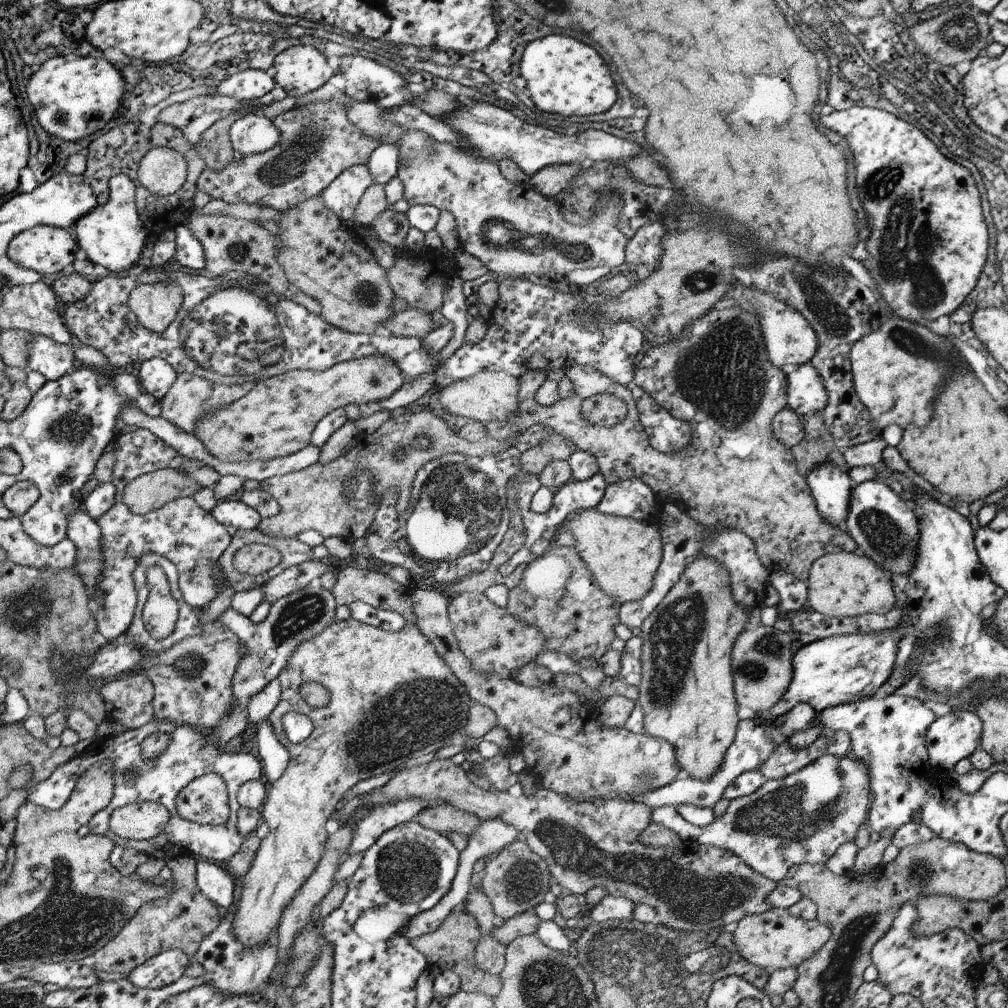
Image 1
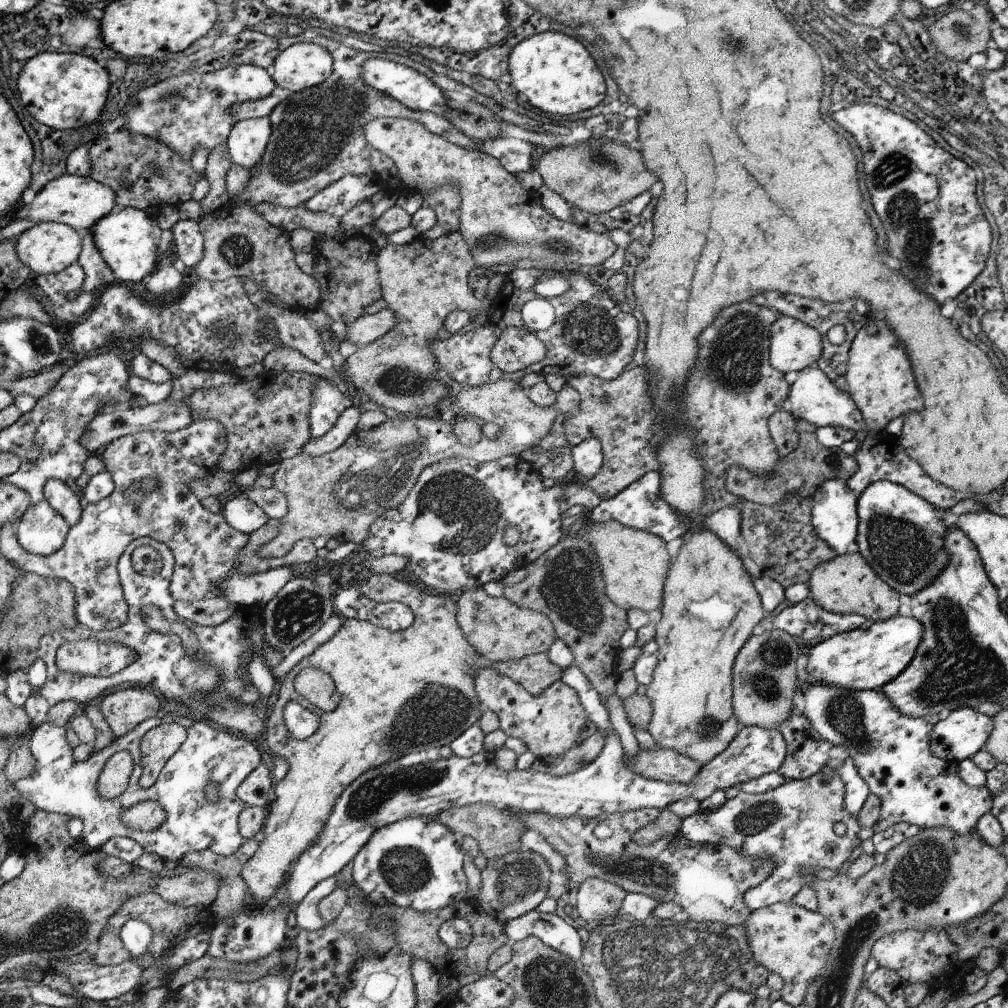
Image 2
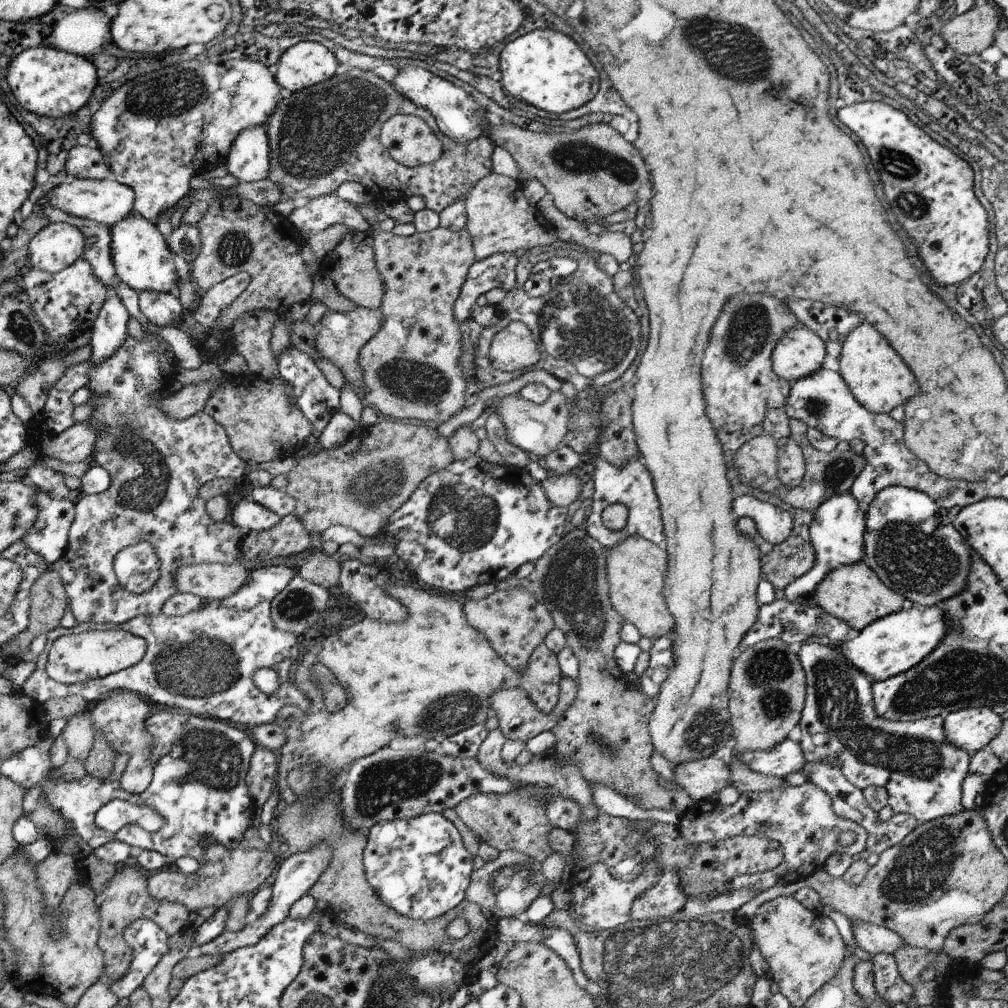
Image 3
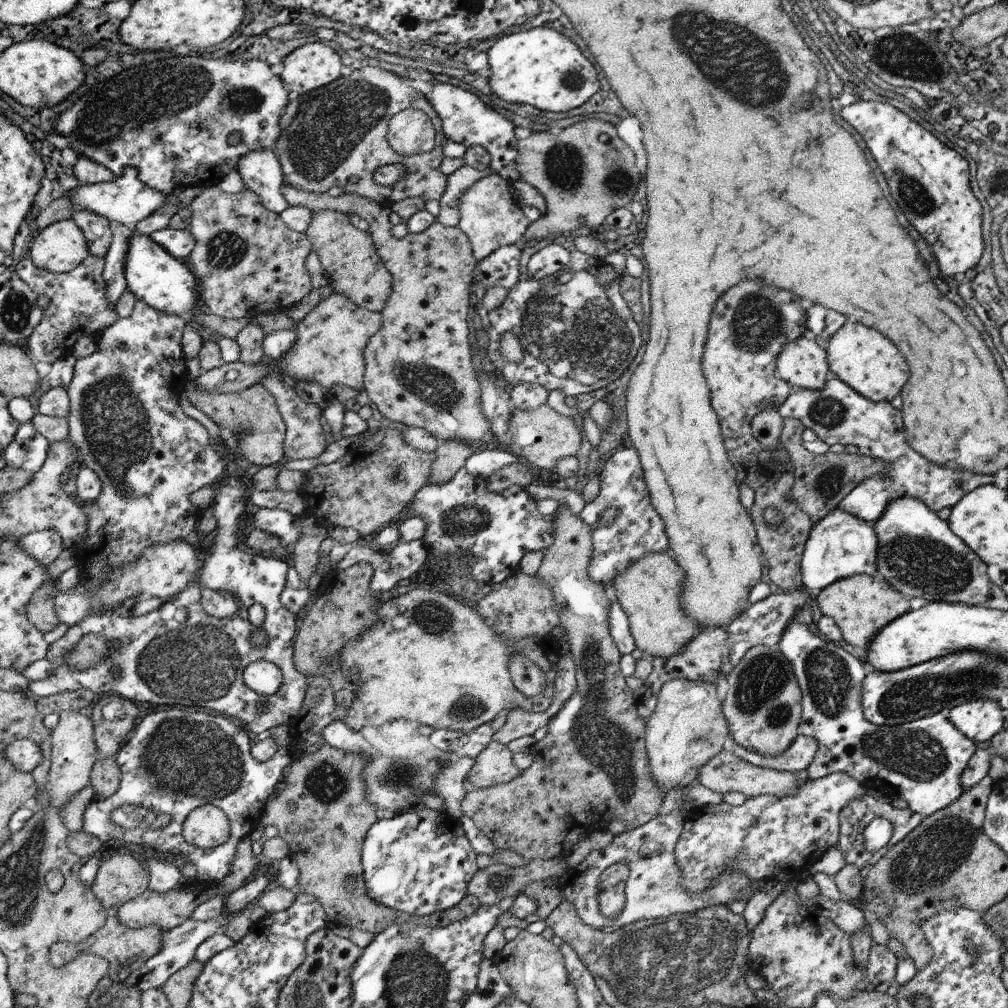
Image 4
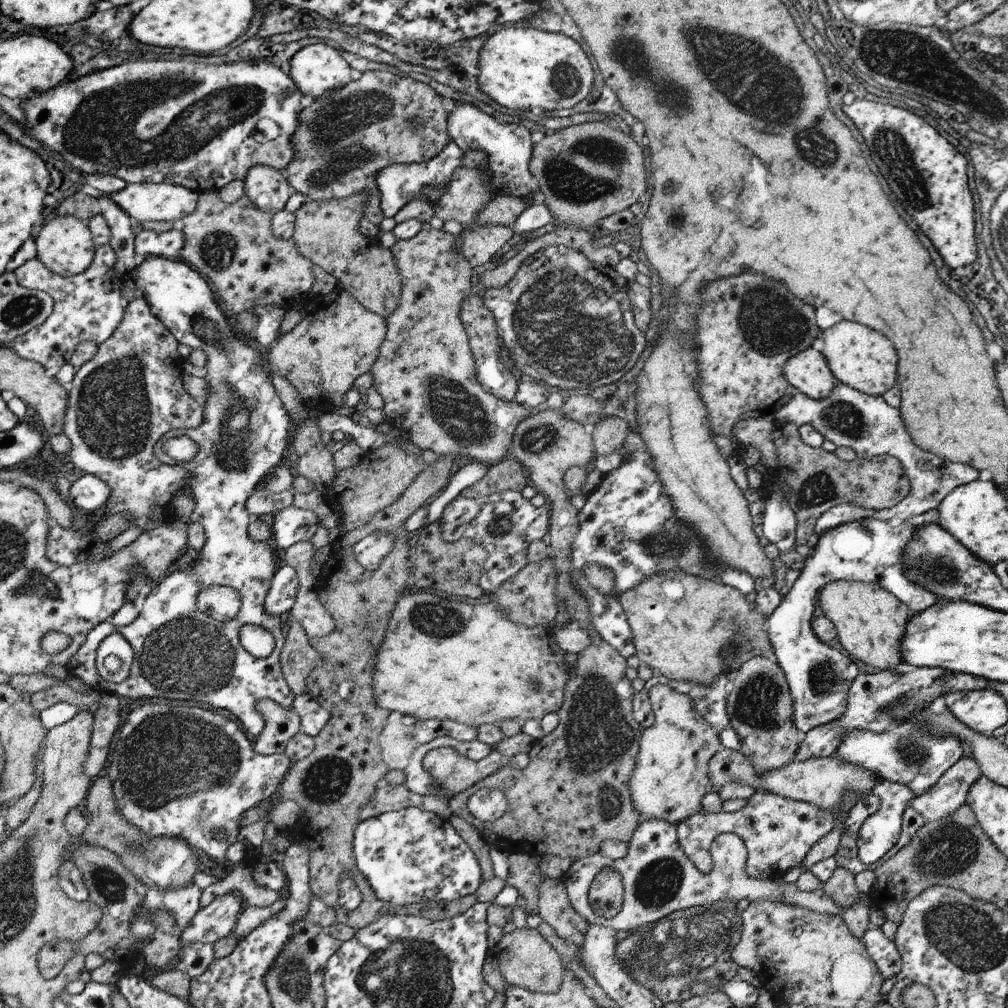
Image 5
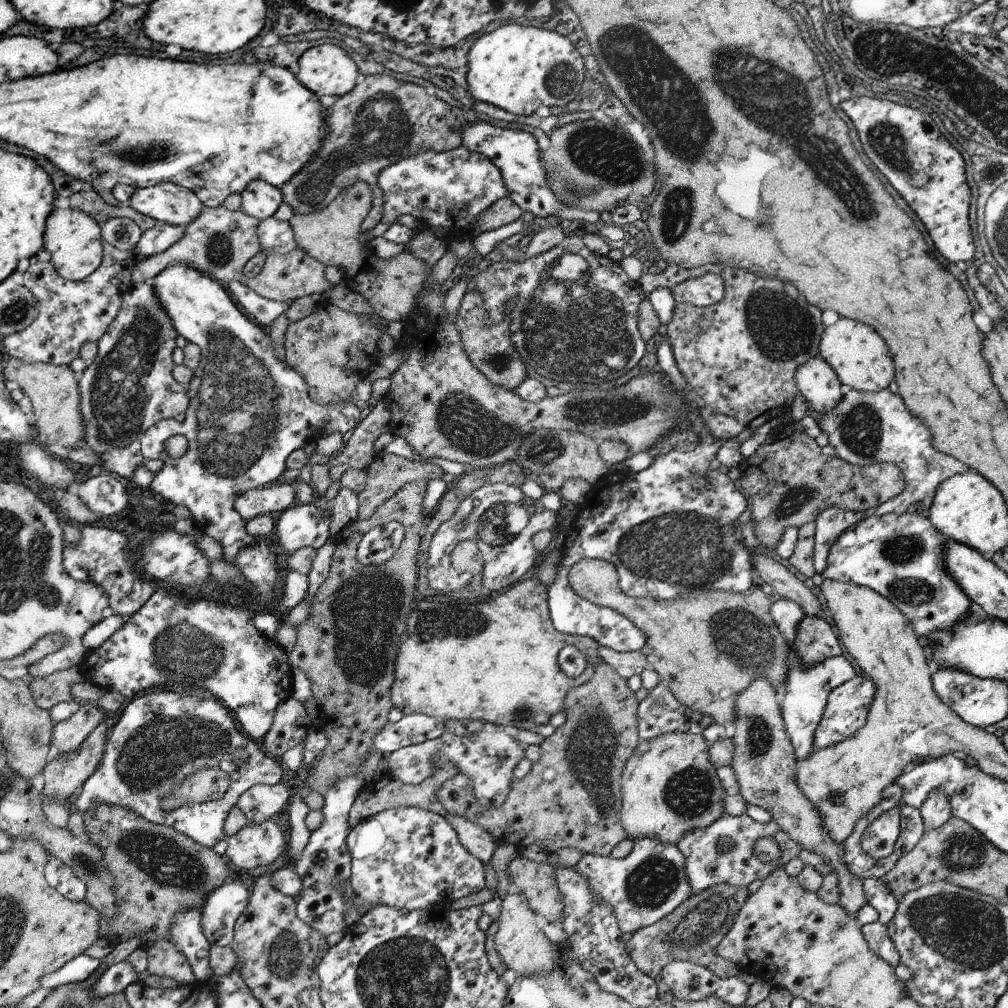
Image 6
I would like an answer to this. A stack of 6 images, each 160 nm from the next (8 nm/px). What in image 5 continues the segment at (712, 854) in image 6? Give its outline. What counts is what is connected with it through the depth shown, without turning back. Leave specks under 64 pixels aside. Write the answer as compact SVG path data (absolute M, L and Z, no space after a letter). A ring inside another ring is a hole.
M756 791L747 804L734 812L700 810L677 824L677 842L691 863L706 874L711 871L712 841L724 833L739 836L747 848L747 873L753 879L778 879L787 870L800 865L808 851L835 826L832 811L804 800L787 799L772 793Z

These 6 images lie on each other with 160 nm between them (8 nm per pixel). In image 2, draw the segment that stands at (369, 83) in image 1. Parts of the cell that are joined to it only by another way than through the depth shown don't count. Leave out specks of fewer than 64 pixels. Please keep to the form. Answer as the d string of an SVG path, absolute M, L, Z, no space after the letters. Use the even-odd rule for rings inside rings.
M382 58L366 60L362 64L362 74L360 76L364 84L369 85L378 92L394 97L413 111L430 111L443 116L444 111L447 111L447 104L450 103L450 100L443 96L441 89L426 76L422 76L422 73L418 74L412 68L406 68L405 65L394 64L394 62L382 60Z

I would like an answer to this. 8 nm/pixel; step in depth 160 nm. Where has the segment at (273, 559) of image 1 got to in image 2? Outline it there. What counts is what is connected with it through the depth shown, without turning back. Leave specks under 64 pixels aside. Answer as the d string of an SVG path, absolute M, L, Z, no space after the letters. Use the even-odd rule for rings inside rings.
M499 378L487 382L482 386L463 387L455 396L455 401L465 414L478 418L484 418L488 422L494 422L500 427L501 433L498 439L491 440L484 436L480 442L471 445L476 448L476 456L471 459L485 463L495 461L506 455L519 455L526 449L538 449L540 439L552 431L554 422L561 417L556 406L539 407L529 399L529 396L518 383L513 380ZM399 416L387 418L380 426L367 431L355 430L348 440L336 450L319 457L311 457L302 452L295 457L284 459L275 472L274 487L287 497L289 511L278 526L278 536L258 550L260 558L279 558L288 552L301 539L312 541L320 536L337 537L345 541L357 541L364 544L371 532L370 524L390 508L396 508L407 500L415 488L424 467L440 461L460 457L466 452L448 421L432 416Z

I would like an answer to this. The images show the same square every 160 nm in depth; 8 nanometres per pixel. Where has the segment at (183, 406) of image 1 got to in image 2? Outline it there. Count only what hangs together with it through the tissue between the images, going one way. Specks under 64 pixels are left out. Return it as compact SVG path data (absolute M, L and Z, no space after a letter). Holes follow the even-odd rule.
M188 369L172 380L172 390L167 400L186 402L198 389L213 389L224 385L232 386L238 379L239 377L228 373Z

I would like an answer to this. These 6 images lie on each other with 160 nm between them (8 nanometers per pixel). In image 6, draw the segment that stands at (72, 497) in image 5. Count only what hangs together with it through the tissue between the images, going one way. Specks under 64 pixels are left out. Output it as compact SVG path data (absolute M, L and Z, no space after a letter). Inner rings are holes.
M102 474L84 479L74 492L90 512L100 516L117 515L130 502L128 482L114 474Z

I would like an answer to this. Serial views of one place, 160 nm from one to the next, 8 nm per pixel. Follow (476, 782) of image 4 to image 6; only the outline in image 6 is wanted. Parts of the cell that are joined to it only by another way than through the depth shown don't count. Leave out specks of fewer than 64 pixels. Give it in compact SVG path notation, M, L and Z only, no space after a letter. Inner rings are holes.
M448 757L438 759L437 764L439 766L438 771L417 785L407 785L390 776L386 776L379 782L375 781L372 784L364 785L349 812L348 822L351 828L356 827L363 820L370 819L372 815L378 815L379 812L398 807L420 807L446 817L449 812L444 808L441 800L438 800L436 793L447 780L453 779L459 773L459 770Z

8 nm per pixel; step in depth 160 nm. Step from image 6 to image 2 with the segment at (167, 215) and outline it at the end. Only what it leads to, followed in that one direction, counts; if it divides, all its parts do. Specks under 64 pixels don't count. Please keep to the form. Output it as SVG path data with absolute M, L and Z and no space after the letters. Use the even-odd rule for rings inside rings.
M66 172L47 182L35 194L31 203L21 205L15 212L15 218L34 224L48 221L64 223L82 233L83 230L90 230L96 222L117 209L116 194L115 190L100 184L90 176L71 175Z

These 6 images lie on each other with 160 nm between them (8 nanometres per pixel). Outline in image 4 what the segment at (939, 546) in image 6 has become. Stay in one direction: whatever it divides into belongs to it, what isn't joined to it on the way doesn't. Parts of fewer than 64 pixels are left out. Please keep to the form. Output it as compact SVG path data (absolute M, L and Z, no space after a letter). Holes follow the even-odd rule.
M837 507L811 529L801 561L802 586L818 594L842 578L860 574L879 577L878 544L880 540L872 523L838 510ZM793 617L786 626L780 640L776 644L776 648L780 650L782 656L788 660L788 664L792 666L796 682L801 690L802 718L800 718L800 725L798 726L797 732L799 735L810 736L810 738L816 738L816 740L818 740L818 752L816 752L816 756L814 756L812 764L806 768L809 781L817 780L833 773L846 772L848 776L852 776L854 780L858 780L862 786L870 791L885 795L890 800L902 798L904 802L908 803L909 809L916 812L917 815L924 816L925 818L927 816L931 816L934 812L938 812L938 810L941 810L942 808L946 808L946 806L952 804L954 800L958 800L958 798L960 798L964 792L960 782L960 776L962 772L964 772L964 768L968 765L970 758L974 755L976 747L974 742L964 736L964 734L962 734L962 732L960 732L960 730L958 730L958 728L956 728L956 726L954 726L954 724L952 724L946 716L941 713L932 714L928 717L908 722L904 726L884 727L871 724L868 720L866 720L866 718L864 718L860 698L860 687L862 687L864 678L867 676L864 671L863 663L860 662L860 660L857 660L855 656L852 656L850 651L846 651L844 648L836 646L836 644L833 644L832 642L828 643L828 640L824 640L824 638L820 638L820 636L816 636L813 632L810 632L808 626L801 621L797 621L795 617Z

